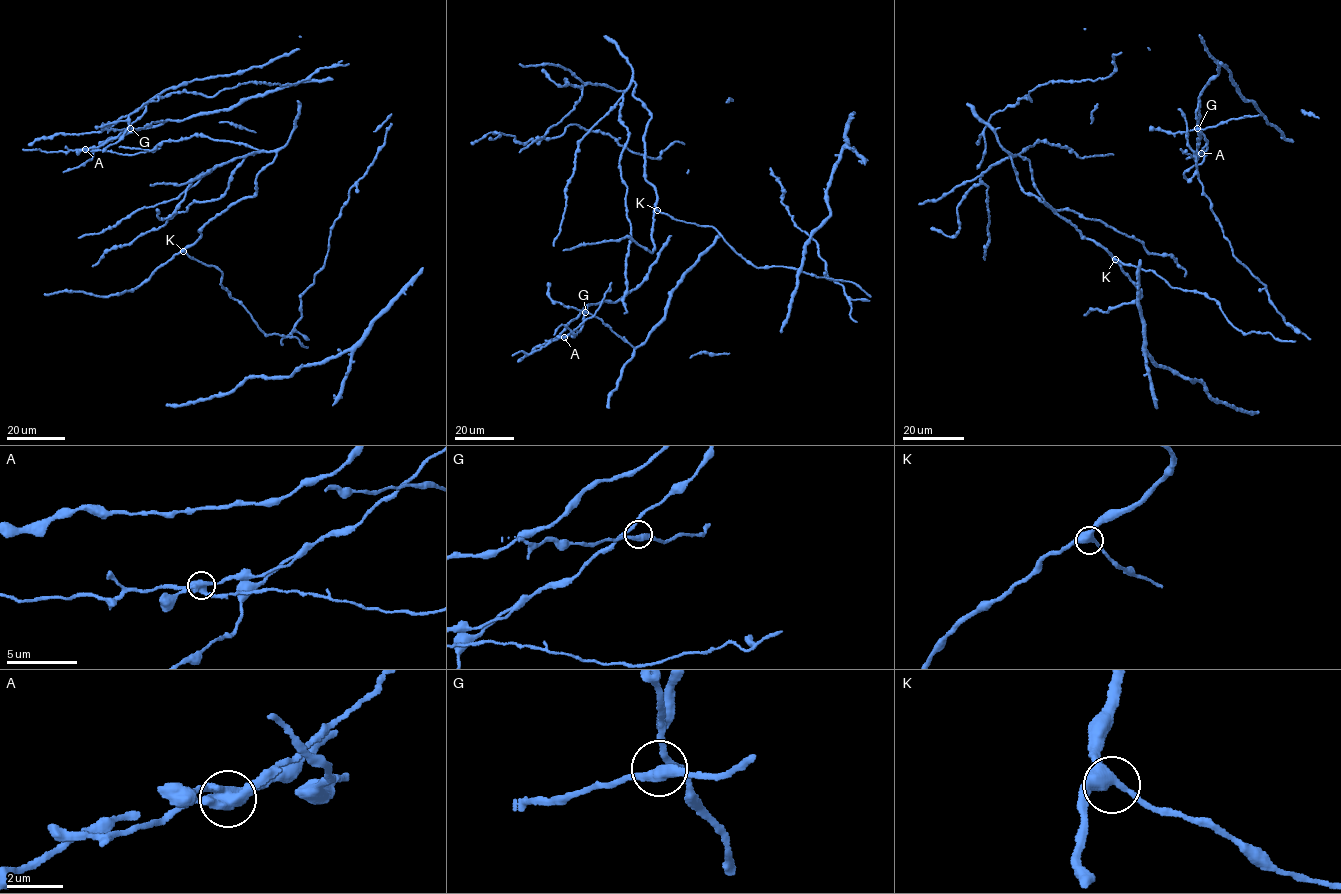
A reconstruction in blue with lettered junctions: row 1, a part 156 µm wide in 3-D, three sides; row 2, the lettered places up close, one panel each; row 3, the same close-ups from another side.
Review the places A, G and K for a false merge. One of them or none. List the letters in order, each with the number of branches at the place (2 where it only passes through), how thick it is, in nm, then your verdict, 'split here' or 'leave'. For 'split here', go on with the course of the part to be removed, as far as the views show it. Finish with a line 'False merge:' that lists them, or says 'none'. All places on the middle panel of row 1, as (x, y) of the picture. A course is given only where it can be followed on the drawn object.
A: 4 | 440 nm | split here | (564, 337), (594, 314), (612, 282)
G: 4 | 280 nm | leave
K: 3 | 400 nm | leave
False merge: A

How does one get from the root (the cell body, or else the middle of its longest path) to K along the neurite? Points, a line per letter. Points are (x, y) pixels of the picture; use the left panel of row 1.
K: (235, 203), (201, 227), (199, 238), (183, 251)

